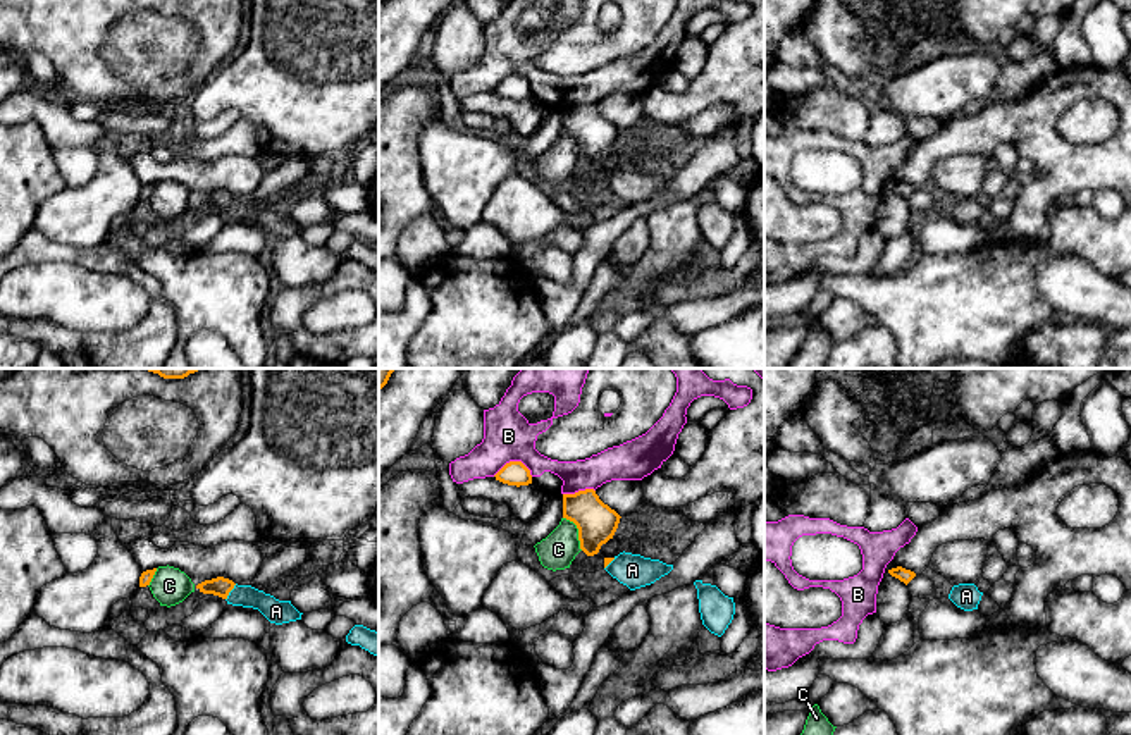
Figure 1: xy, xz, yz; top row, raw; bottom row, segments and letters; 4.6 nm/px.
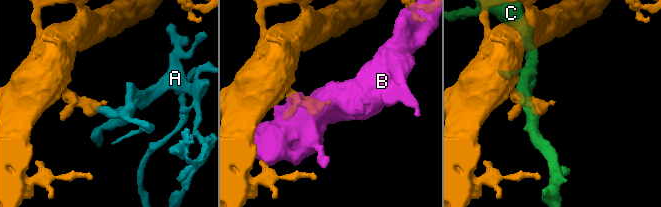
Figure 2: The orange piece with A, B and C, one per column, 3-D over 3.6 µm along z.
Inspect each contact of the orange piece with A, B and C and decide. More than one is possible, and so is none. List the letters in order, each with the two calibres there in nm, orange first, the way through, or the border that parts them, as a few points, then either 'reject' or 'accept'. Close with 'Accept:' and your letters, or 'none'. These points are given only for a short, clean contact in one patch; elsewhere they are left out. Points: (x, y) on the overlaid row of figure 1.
A: 90/110 nm | across xy (219, 586), (229, 591), (255, 598), (276, 611) | accept
B: 110/240 nm | reject
C: 190/170 nm | reject
Accept: A

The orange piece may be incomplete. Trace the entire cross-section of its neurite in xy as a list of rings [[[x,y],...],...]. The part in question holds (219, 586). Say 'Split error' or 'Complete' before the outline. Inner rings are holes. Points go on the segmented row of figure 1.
Split error. [[[217,577],[196,585],[203,594],[213,594],[227,601],[232,606],[258,609],[270,623],[282,625],[301,620],[301,615],[291,601],[279,601],[263,590],[251,585],[238,585],[229,578]]]

